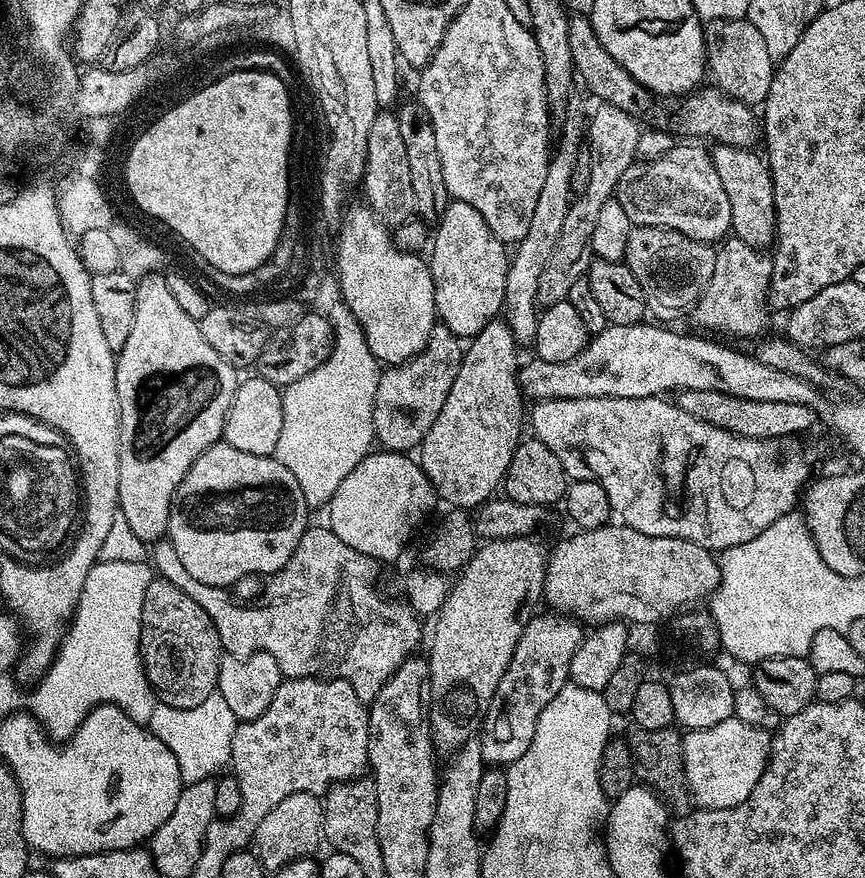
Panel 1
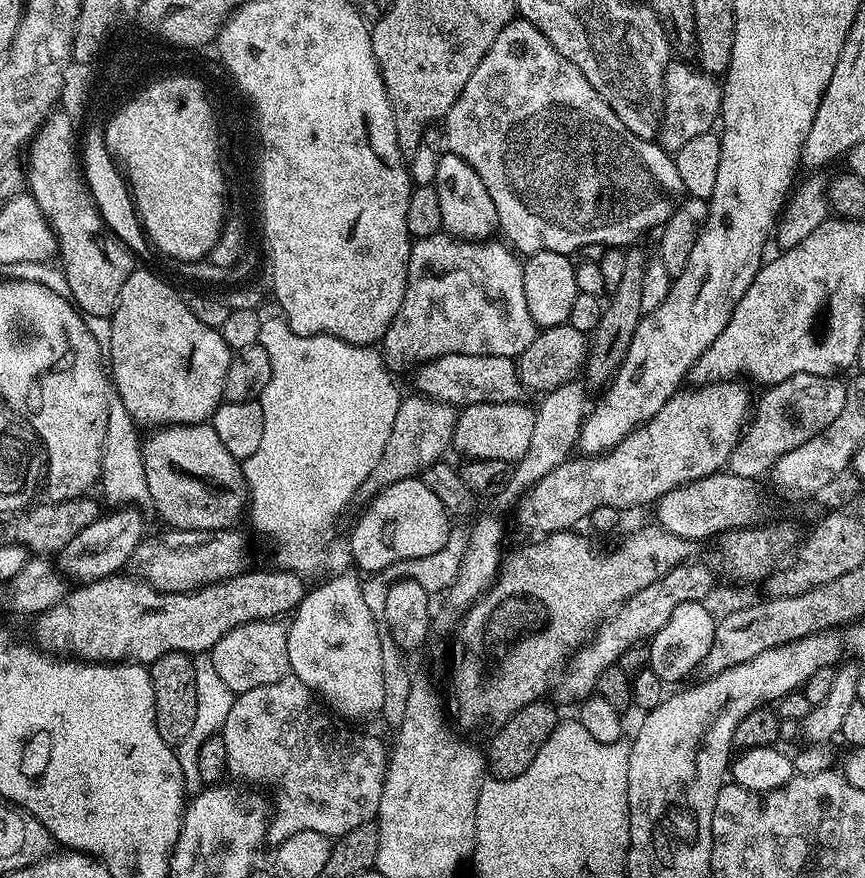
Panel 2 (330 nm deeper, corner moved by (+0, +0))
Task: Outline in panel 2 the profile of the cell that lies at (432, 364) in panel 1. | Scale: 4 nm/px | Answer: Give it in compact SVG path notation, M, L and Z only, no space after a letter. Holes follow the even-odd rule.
M502 242L498 248L484 248L484 252L476 252L476 256L472 256L472 264L480 264L480 268L460 268L460 272L452 272L452 276L444 276L444 280L416 280L412 288L406 286L402 306L398 306L398 314L394 314L394 322L390 322L382 341L384 364L389 372L399 374L407 368L415 369L446 354L519 358L522 350L534 342L538 329L530 318L530 310L526 310L521 257Z

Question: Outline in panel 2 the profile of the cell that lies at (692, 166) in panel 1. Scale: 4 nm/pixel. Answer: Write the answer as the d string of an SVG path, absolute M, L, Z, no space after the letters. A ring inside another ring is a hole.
M523 18L511 20L498 34L498 38L494 38L482 62L478 62L478 70L470 74L470 82L466 82L462 94L458 94L454 106L450 106L450 110L443 117L443 124L444 140L448 143L447 151L451 155L462 157L472 167L474 174L482 178L482 183L486 185L490 199L494 202L494 210L498 210L499 231L505 232L508 235L507 243L525 257L532 256L535 252L576 254L584 244L590 242L600 242L605 246L635 245L636 239L643 232L648 232L651 228L659 229L667 222L670 214L674 214L674 210L686 196L682 174L678 174L675 159L665 152L659 143L638 138L638 134L630 134L630 130L622 126L622 118L618 118L618 114L610 110L610 106L601 98L598 90L594 90L594 86L586 82L586 74L582 74L582 70L578 70L574 62L562 58L562 54L554 50L554 46L545 38L542 30L538 30Z

